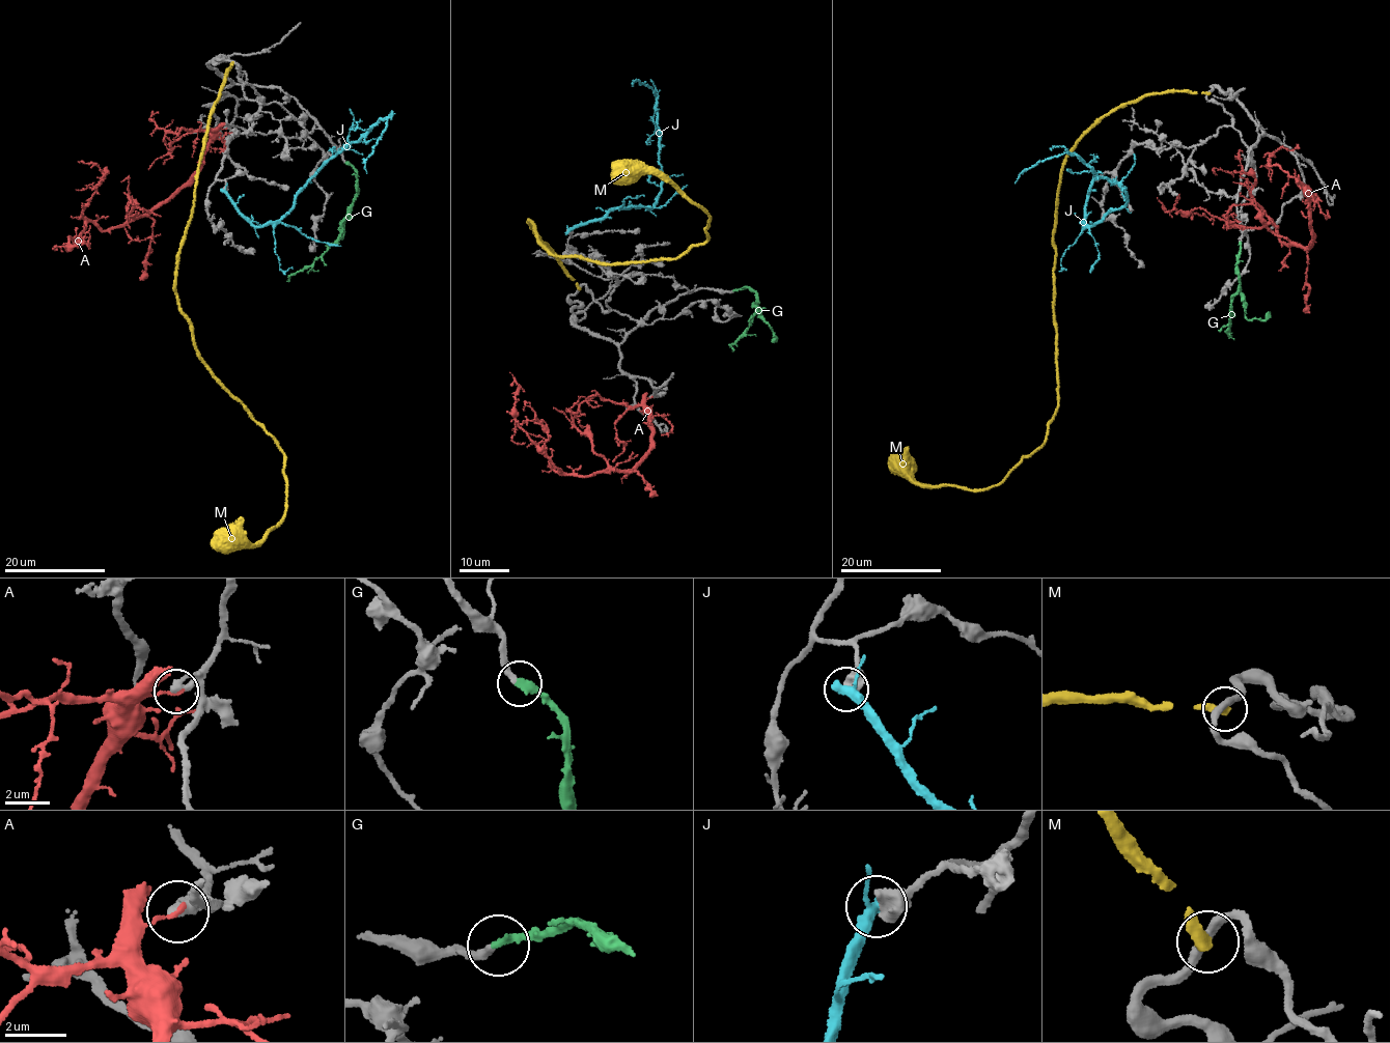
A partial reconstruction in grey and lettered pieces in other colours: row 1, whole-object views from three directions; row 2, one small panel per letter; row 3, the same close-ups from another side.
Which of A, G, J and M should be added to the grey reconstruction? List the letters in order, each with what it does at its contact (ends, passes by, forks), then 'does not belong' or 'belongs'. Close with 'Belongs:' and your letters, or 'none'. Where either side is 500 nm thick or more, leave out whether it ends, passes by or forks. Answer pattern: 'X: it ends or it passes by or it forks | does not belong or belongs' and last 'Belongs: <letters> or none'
A: it ends | does not belong
G: it ends | belongs
J: does not belong
M: it ends | does not belong
Belongs: G

